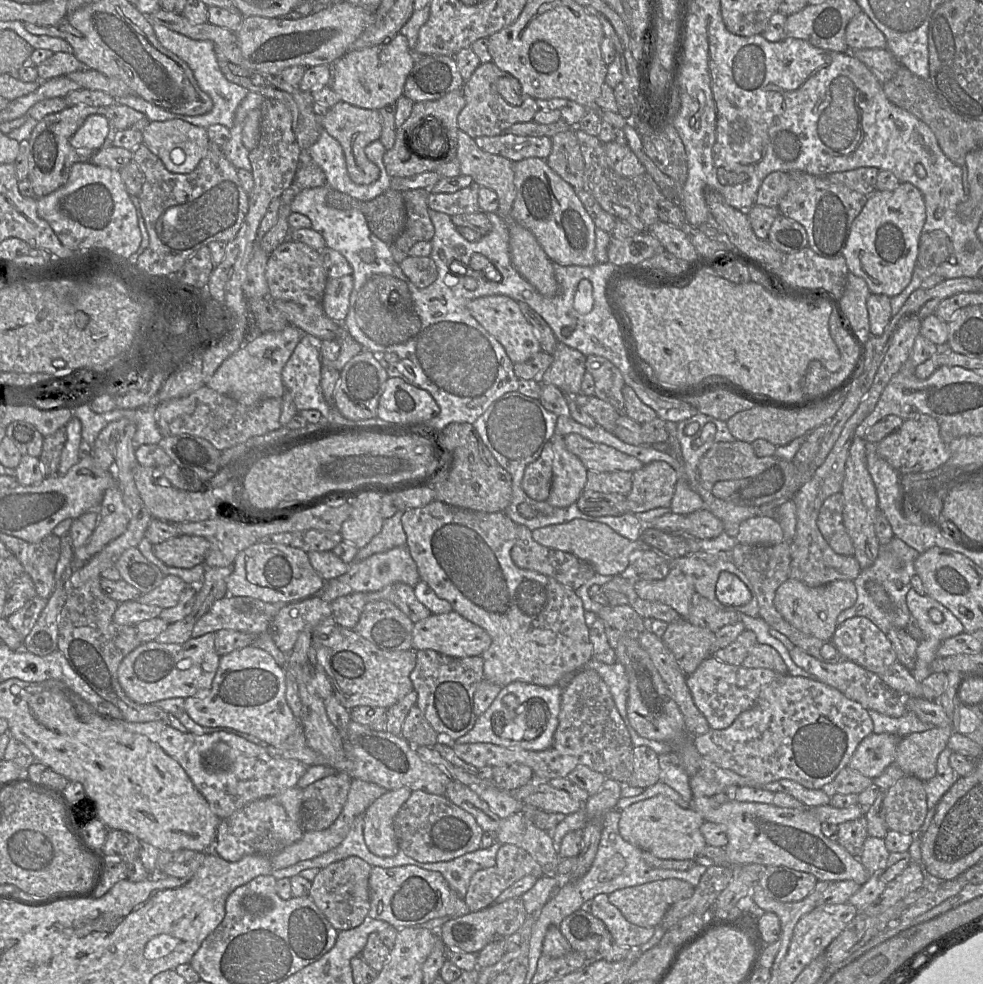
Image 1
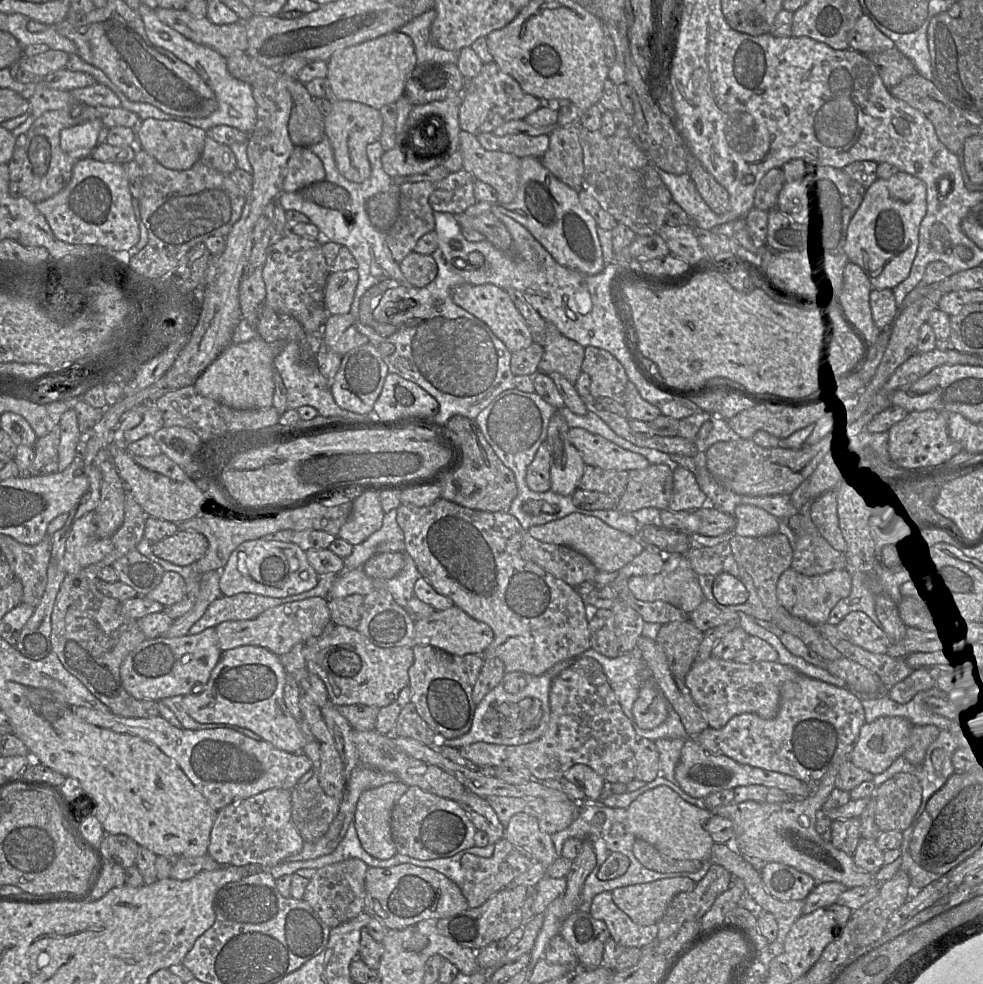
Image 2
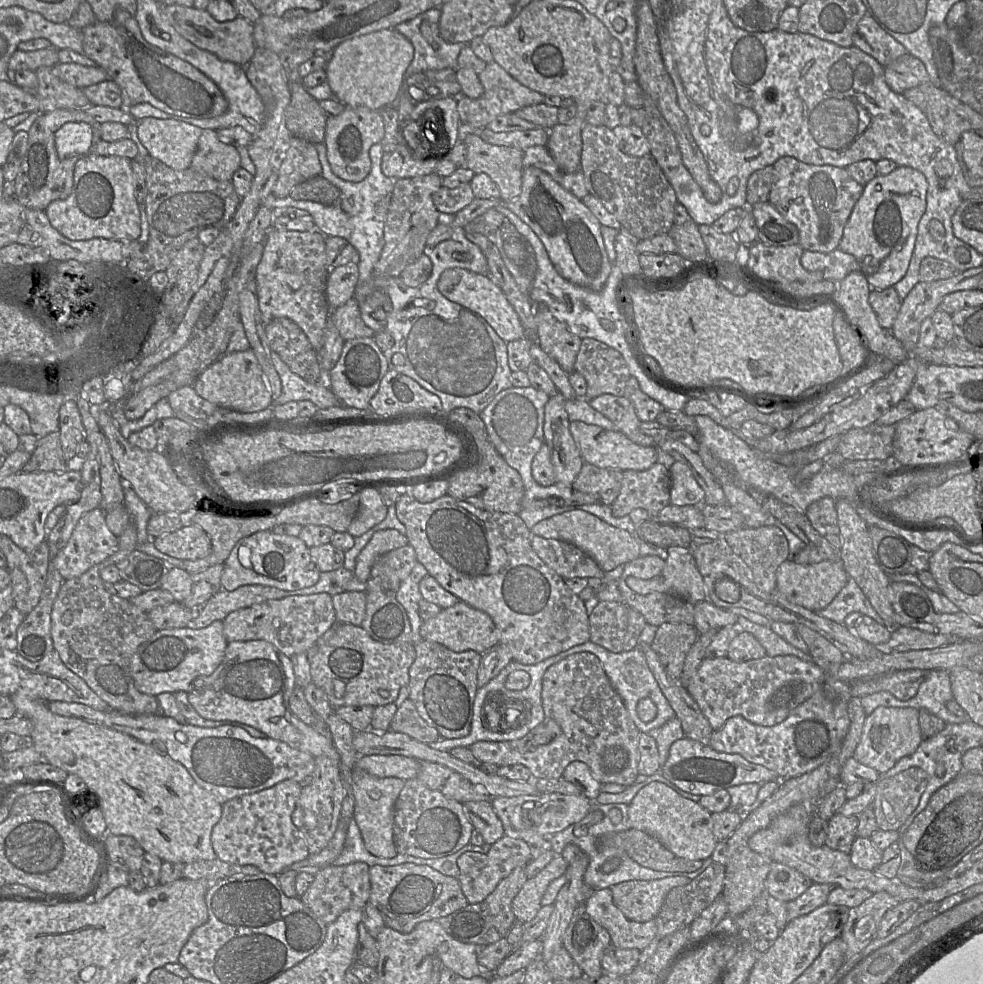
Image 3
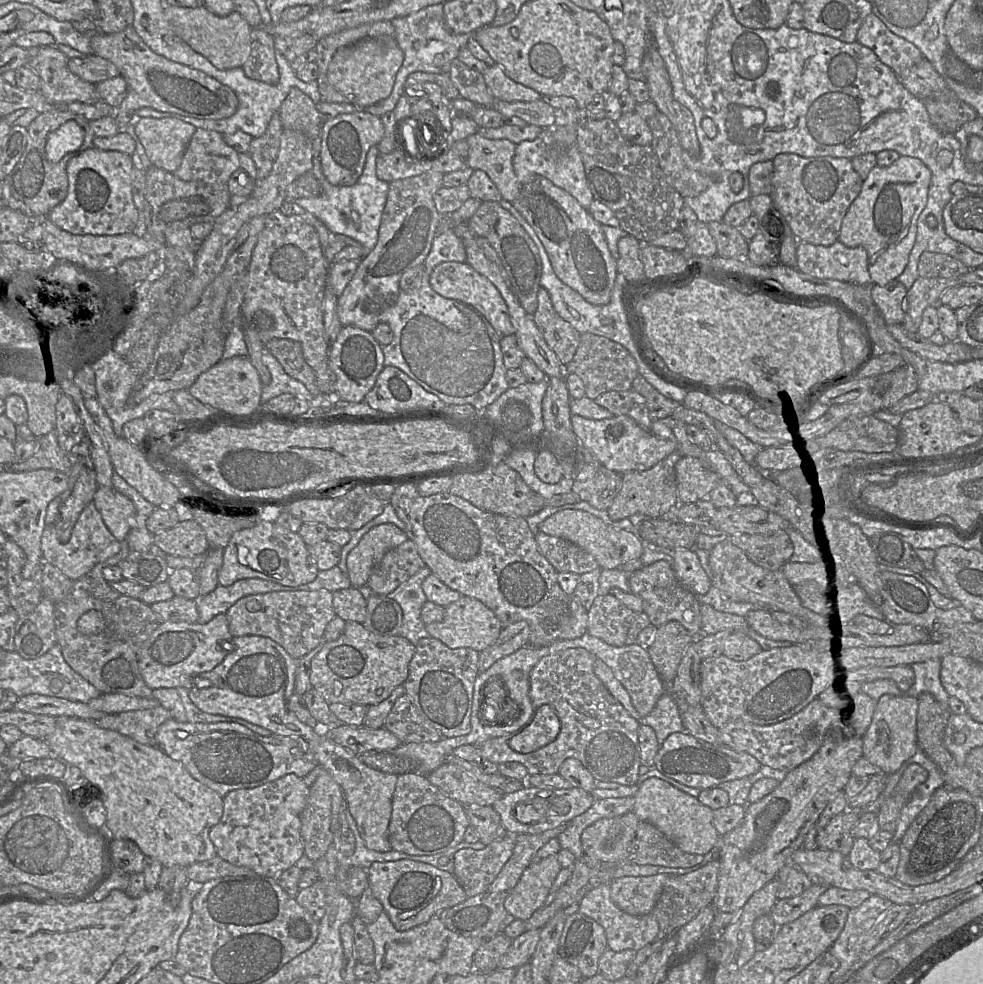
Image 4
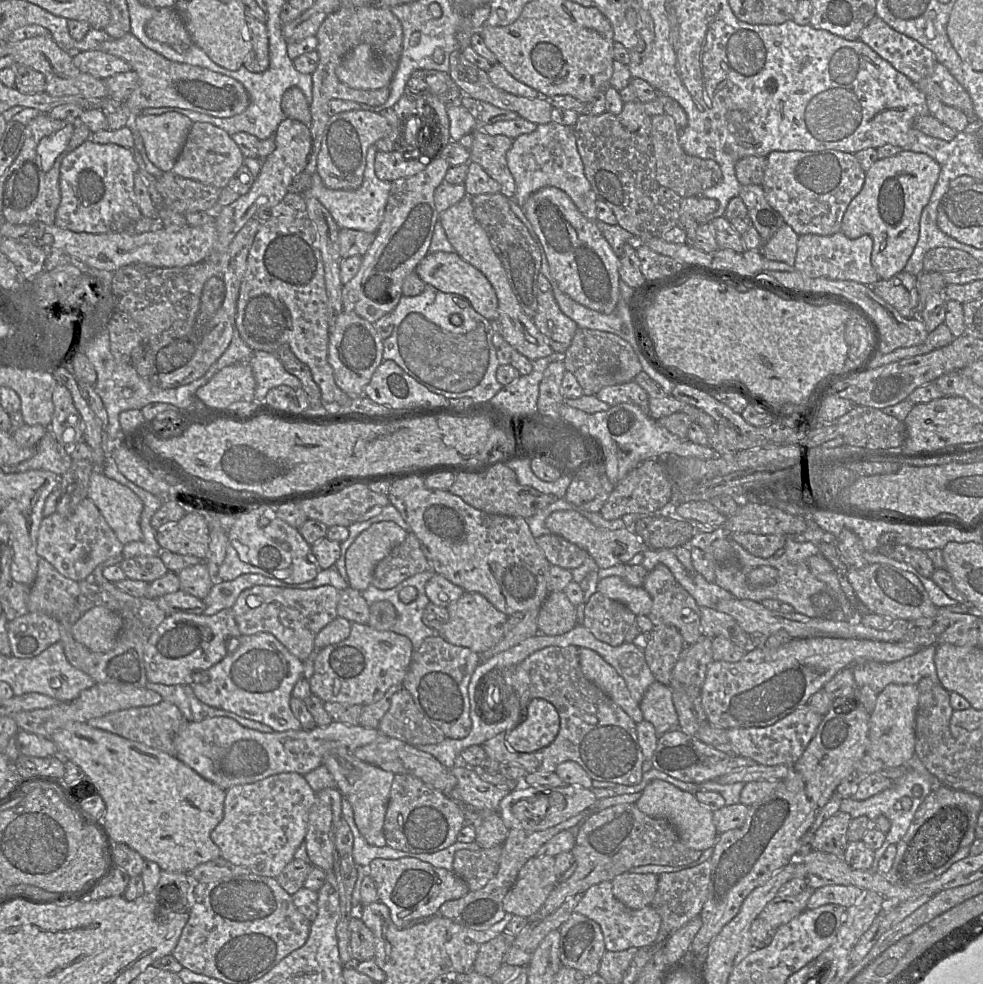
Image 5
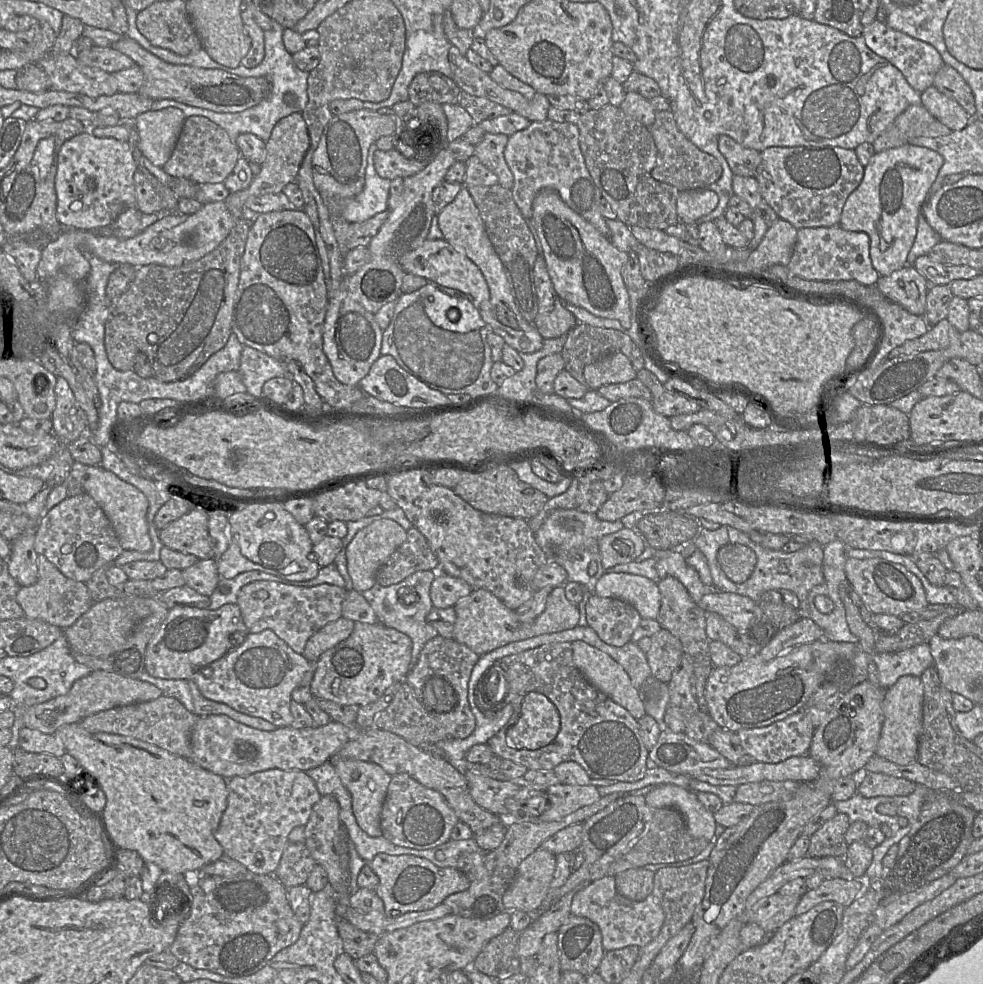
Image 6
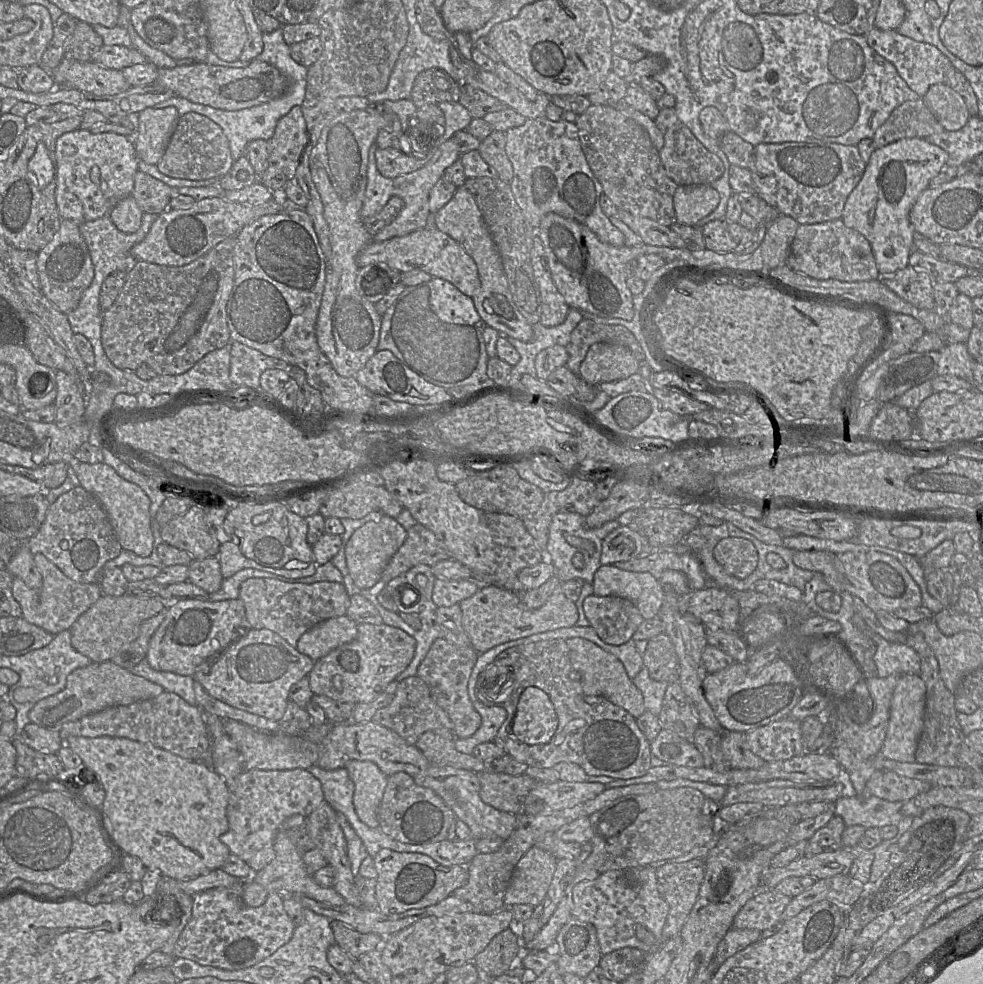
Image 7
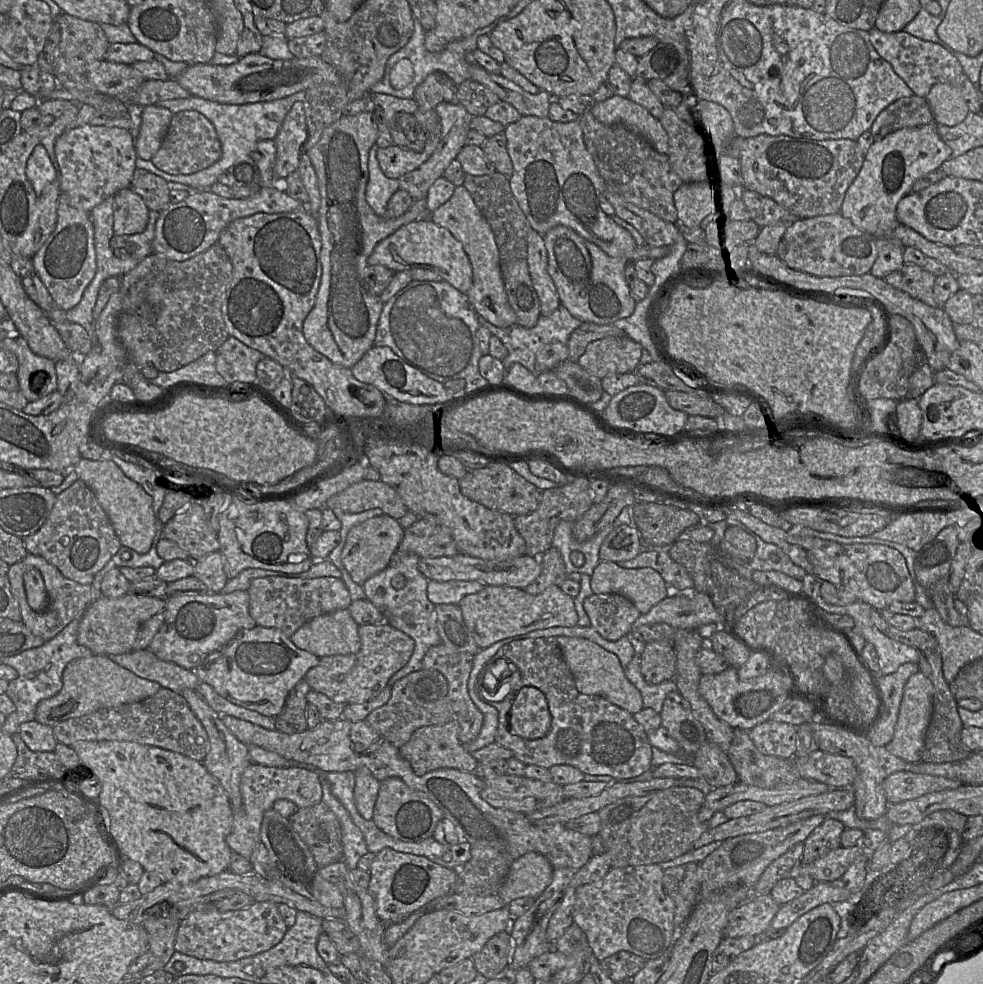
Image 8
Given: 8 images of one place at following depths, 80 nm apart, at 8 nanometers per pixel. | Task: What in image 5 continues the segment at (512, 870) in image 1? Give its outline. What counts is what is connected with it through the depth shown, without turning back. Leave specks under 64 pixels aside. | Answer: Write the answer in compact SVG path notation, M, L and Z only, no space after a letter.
M502 845L471 851L459 850L454 855L453 872L465 881L469 891L483 888L499 868Z

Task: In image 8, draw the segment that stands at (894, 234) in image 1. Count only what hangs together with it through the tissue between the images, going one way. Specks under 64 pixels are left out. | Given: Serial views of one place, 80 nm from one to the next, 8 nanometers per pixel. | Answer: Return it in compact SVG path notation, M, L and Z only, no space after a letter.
M932 122L919 127L903 128L874 141L864 155L861 170L846 191L841 215L878 240L878 257L869 272L875 277L884 278L905 263L905 247L892 238L893 230L900 224L896 217L899 201L911 193L918 179L940 169L952 157L952 149L940 138L937 126L936 122Z

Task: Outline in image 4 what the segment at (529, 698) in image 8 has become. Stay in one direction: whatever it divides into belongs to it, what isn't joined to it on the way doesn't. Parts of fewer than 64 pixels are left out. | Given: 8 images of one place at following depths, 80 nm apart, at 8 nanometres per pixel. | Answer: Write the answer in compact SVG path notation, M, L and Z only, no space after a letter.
M549 705L538 707L531 722L515 732L510 740L510 748L515 752L528 754L556 739L560 732L560 720Z

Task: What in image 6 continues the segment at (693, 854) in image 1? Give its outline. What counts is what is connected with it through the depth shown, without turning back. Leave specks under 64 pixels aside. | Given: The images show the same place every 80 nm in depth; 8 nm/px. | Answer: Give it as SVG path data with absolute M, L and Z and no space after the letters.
M661 784L648 792L645 800L647 805L653 808L671 807L678 810L693 837L714 840L717 825L714 813L699 802L696 792L673 784Z

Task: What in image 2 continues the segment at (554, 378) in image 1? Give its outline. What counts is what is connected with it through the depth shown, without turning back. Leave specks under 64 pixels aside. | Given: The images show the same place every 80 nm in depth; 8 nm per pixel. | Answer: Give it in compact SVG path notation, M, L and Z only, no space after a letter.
M546 322L543 357L538 370L546 375L558 372L573 385L584 360L584 347L565 337L554 324Z

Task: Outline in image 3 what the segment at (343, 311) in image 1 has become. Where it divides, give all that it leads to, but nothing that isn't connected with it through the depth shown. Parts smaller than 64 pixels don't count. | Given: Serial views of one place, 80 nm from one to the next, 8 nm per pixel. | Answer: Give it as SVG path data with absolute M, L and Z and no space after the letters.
M349 263L330 270L326 283L326 297L331 309L344 305L354 297L358 277L358 264Z

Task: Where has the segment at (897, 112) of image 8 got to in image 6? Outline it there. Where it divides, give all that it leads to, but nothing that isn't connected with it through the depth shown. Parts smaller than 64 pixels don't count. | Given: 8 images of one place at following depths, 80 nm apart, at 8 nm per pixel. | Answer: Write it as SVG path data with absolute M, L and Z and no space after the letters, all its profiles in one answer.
M922 104L906 108L872 143L876 153L907 144L916 137L939 137L952 131Z

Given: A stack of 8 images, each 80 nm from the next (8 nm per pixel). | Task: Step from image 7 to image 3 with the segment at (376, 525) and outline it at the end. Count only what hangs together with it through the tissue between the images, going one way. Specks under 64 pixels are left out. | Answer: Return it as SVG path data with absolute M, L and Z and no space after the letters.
M395 529L379 530L373 534L356 559L354 576L361 582L369 579L371 568L382 555L408 544L406 535Z

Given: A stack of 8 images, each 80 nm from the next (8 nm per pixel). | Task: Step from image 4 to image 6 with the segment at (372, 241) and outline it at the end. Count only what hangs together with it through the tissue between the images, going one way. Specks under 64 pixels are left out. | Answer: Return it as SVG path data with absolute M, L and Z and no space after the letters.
M372 144L368 151L365 184L363 190L348 199L328 201L332 213L338 213L348 223L363 222L374 215L386 211L391 180L381 178L374 167L374 154L377 146Z

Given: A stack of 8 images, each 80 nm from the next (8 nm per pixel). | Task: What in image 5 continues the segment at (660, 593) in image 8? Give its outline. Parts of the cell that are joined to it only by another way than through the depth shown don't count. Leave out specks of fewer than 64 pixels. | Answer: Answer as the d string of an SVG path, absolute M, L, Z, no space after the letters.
M609 576L599 580L597 592L628 607L635 615L648 615L652 598L643 587L627 584L619 576Z

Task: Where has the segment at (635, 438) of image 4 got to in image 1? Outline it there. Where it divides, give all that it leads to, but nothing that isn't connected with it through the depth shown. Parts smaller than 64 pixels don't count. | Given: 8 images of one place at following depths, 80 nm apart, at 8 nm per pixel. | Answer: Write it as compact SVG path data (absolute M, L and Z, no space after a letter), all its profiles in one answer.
M579 434L564 436L567 449L576 455L587 470L598 472L634 472L644 466L637 458L601 443L591 442Z

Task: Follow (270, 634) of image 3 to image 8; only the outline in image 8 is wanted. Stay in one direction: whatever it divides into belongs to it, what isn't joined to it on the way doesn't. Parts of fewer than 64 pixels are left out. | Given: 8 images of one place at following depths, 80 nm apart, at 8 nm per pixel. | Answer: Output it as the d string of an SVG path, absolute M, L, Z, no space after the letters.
M267 576L254 579L249 588L249 613L256 625L280 629L291 636L311 619L348 609L352 600L341 578L320 577L313 579Z

